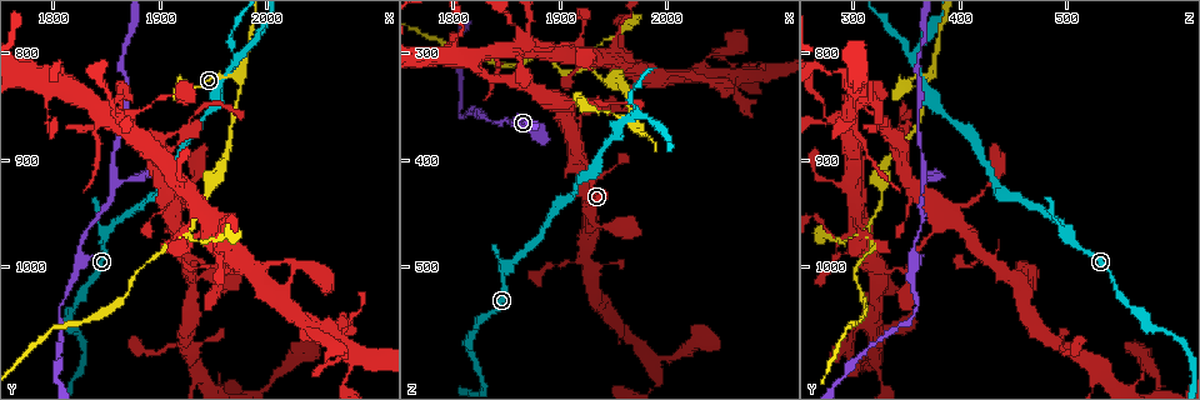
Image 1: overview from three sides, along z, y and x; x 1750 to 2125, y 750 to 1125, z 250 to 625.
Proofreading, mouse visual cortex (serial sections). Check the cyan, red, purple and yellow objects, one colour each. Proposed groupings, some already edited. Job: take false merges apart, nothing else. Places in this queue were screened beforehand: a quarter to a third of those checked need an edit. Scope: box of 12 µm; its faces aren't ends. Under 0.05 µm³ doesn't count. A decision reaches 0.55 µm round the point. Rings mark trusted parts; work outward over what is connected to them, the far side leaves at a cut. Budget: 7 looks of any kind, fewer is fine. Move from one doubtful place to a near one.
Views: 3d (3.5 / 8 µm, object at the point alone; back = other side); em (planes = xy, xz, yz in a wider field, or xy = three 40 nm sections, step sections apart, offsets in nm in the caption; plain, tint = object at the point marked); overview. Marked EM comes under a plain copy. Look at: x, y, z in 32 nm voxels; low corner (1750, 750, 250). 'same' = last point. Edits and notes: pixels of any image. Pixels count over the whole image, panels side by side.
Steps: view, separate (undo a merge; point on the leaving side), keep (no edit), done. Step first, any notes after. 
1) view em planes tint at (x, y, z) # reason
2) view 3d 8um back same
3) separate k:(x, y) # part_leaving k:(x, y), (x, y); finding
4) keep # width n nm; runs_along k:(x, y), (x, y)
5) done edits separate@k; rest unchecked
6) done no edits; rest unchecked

view 3d 8um at (1928, 862, 342) # a narrow waist

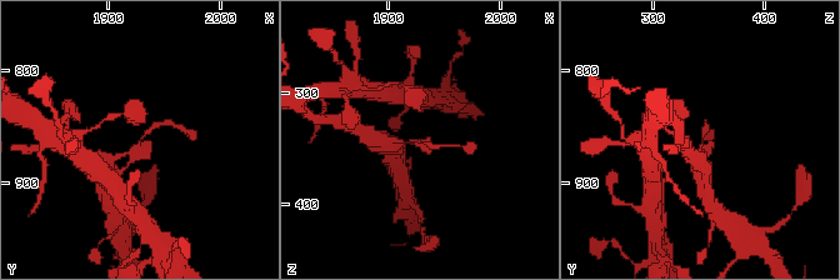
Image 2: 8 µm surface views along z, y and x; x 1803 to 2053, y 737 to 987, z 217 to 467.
view em xy step 2 tint at (1928, 864, 342)

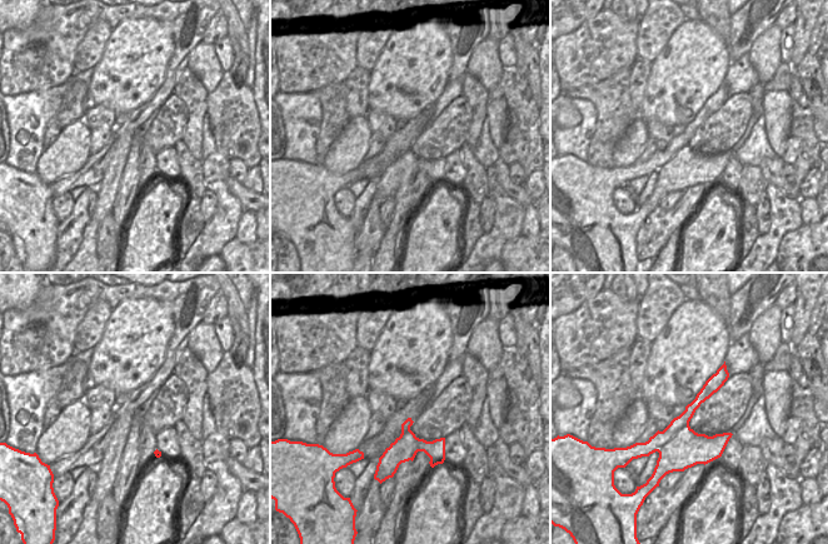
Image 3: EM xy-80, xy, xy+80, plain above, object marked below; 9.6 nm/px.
keep # runs_along 2:(400, 144), (449, 145); one cell here

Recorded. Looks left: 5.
view 3d 8um at (1860, 916, 366) # two arms in line, one across

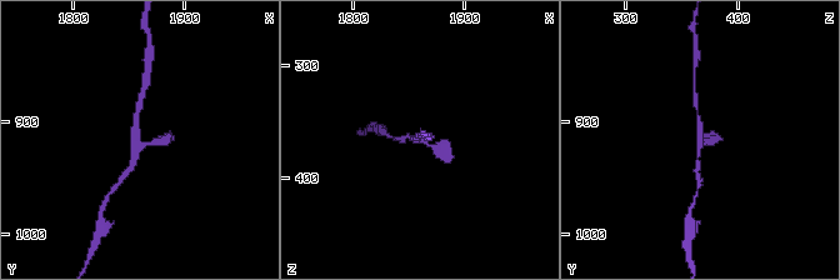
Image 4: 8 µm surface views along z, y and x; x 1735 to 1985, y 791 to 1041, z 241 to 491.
view 3d 3.5um at (1856, 918, 366)

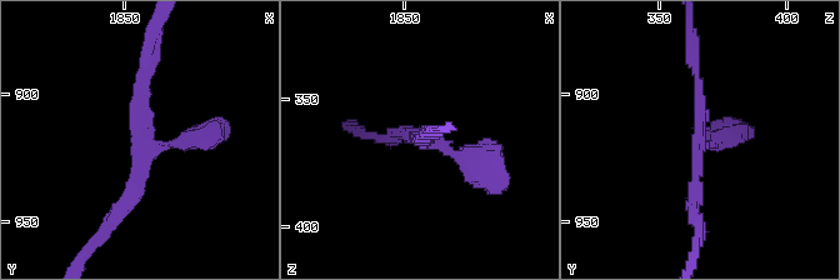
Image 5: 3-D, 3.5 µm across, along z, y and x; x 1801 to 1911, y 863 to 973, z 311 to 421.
keep # all the same cell

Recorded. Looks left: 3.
view em xy step 5 tint at (1924, 968, 316) # a fork

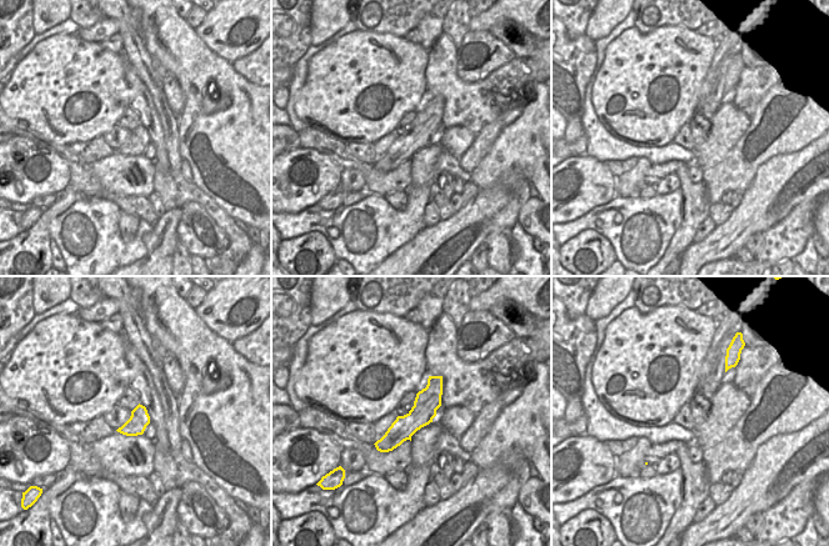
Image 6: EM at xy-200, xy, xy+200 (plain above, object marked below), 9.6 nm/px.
view 3d 3.5um same

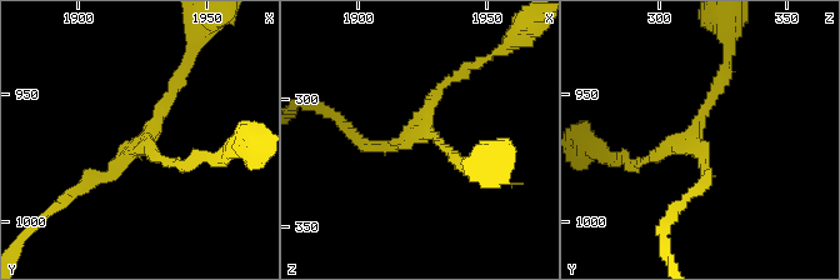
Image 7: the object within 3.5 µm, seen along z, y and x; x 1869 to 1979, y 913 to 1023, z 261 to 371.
keep # width 240 nm; runs_along 6:(439, 379), (427, 404), (380, 447); all the same cell

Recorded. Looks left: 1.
done no edits; rest unchecked

